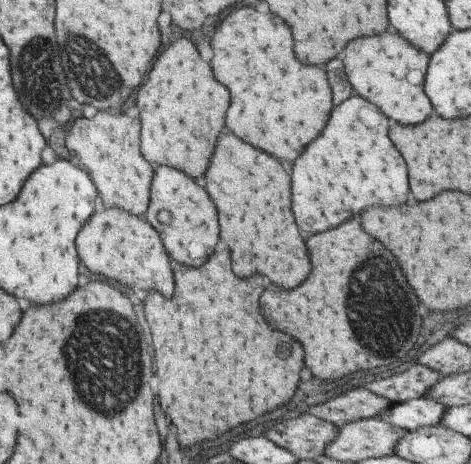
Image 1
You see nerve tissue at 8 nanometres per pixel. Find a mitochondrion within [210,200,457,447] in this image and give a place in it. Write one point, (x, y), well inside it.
(378, 309)

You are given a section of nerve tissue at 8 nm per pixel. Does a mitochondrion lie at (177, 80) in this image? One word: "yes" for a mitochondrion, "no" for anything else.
no

